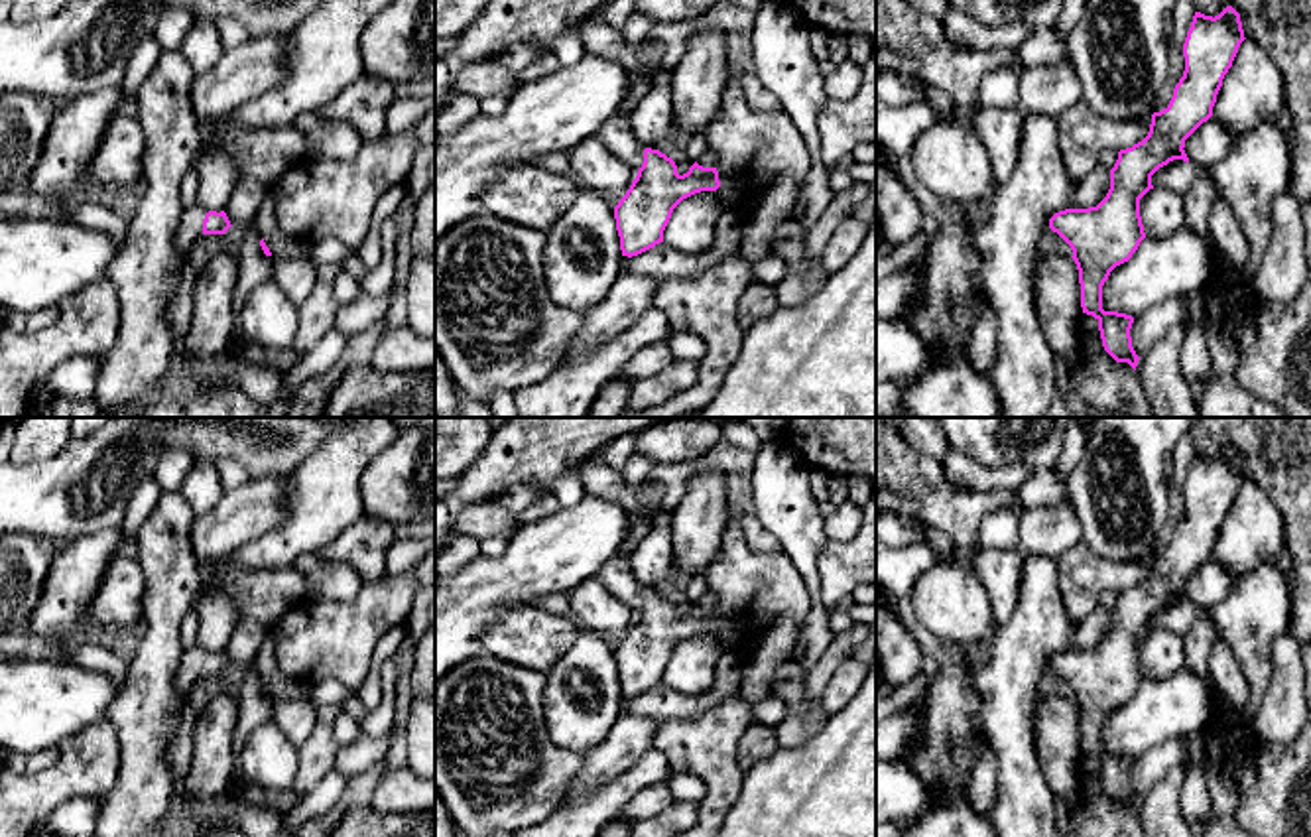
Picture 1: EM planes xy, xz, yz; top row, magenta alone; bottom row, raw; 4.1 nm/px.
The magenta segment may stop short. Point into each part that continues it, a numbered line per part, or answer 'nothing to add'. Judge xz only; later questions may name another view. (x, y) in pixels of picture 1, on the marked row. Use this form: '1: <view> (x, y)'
1: xz (617, 134)

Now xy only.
1: xy (189, 229)

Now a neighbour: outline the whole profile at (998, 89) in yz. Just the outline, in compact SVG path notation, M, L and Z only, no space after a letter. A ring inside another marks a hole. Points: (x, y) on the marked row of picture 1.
M1012 65L982 77L978 89L978 106L1018 108L1018 87L1024 65Z

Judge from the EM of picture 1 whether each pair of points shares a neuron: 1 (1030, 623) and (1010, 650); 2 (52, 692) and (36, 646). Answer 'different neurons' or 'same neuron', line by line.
1: same neuron
2: different neurons

